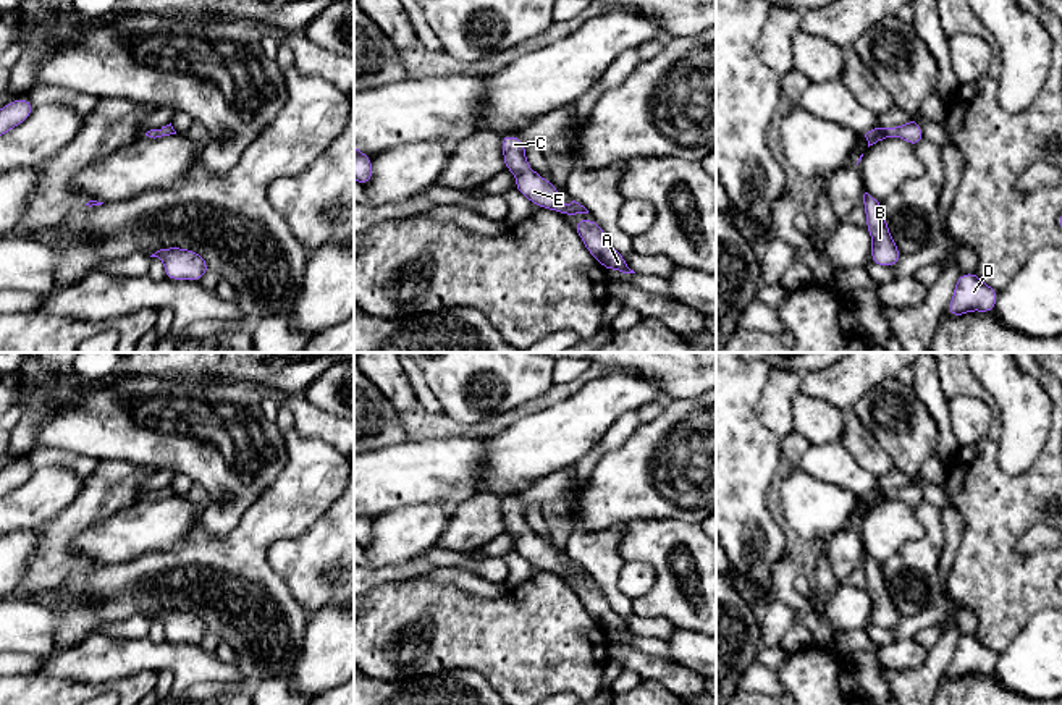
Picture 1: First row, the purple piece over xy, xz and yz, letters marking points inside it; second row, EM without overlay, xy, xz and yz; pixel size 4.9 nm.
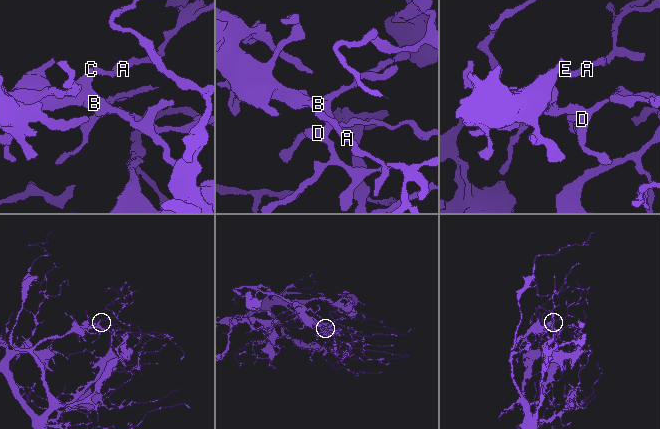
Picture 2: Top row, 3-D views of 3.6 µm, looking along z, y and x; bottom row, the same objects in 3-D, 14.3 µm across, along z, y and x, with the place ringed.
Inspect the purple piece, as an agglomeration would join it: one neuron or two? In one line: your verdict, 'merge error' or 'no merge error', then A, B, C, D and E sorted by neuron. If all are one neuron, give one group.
no merge error; groups A B C D E

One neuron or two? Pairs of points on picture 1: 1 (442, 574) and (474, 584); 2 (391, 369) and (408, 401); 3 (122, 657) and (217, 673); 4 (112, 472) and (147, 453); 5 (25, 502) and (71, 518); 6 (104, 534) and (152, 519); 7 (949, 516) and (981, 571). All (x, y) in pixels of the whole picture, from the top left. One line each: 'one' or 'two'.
1: one
2: one
3: one
4: two
5: two
6: one
7: two

